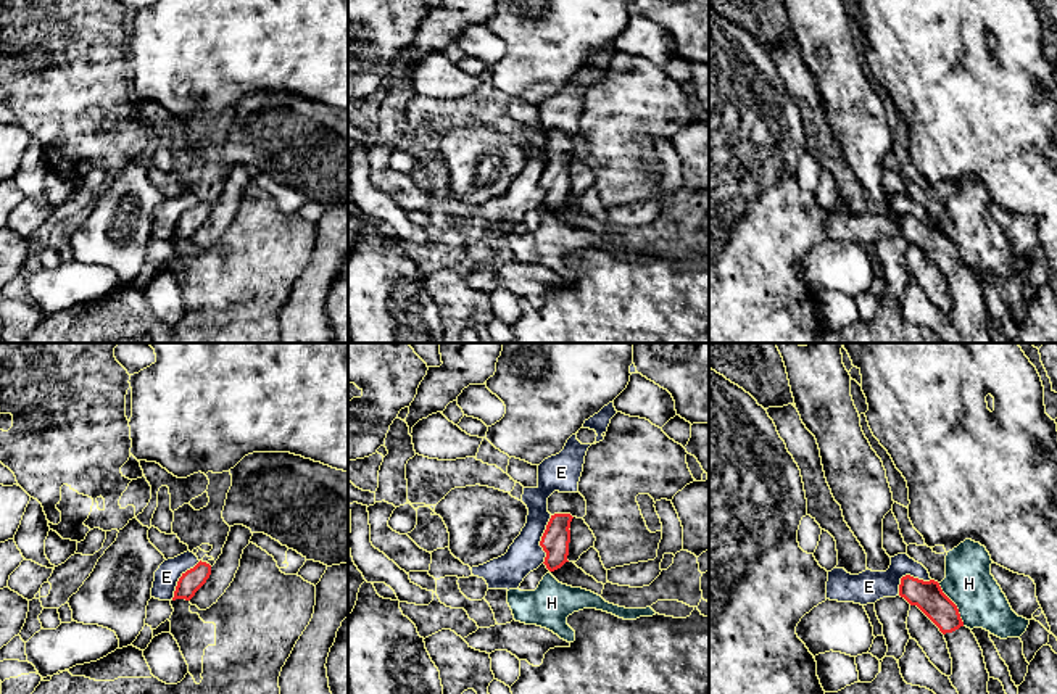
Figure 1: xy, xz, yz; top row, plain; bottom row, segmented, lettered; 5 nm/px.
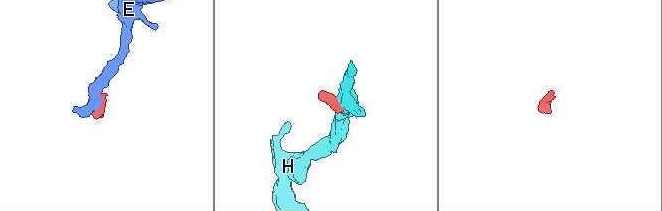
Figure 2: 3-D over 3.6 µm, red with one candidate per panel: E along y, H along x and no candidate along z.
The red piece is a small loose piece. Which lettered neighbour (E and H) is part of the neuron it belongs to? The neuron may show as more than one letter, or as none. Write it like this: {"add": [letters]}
{"add": []}

